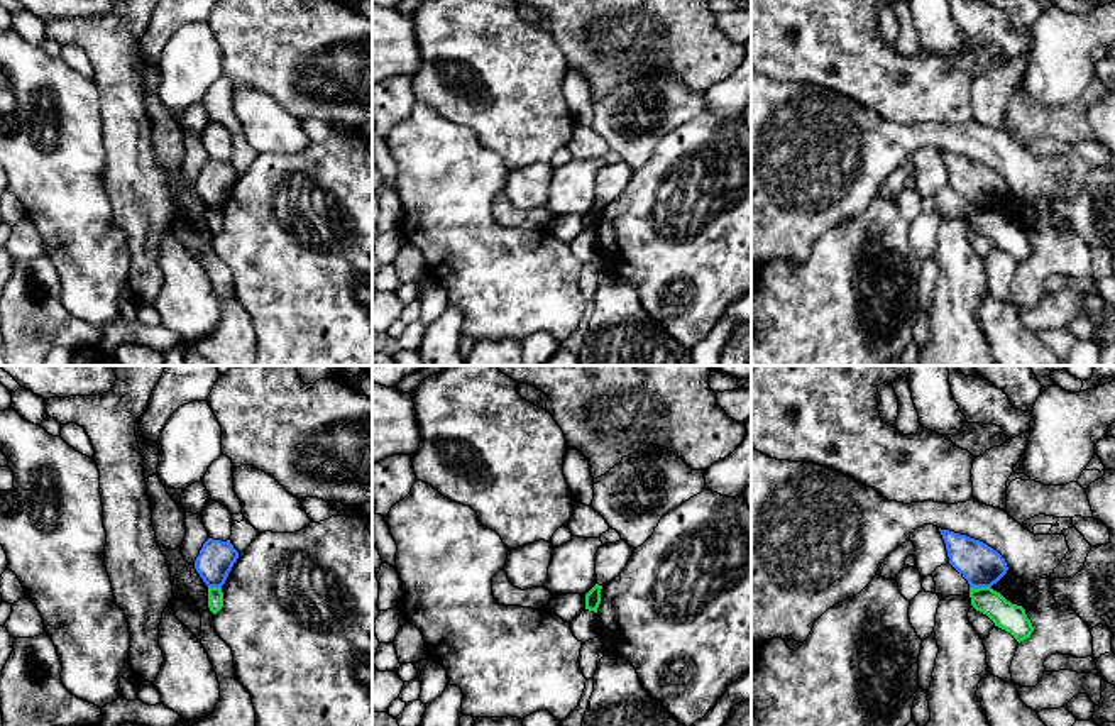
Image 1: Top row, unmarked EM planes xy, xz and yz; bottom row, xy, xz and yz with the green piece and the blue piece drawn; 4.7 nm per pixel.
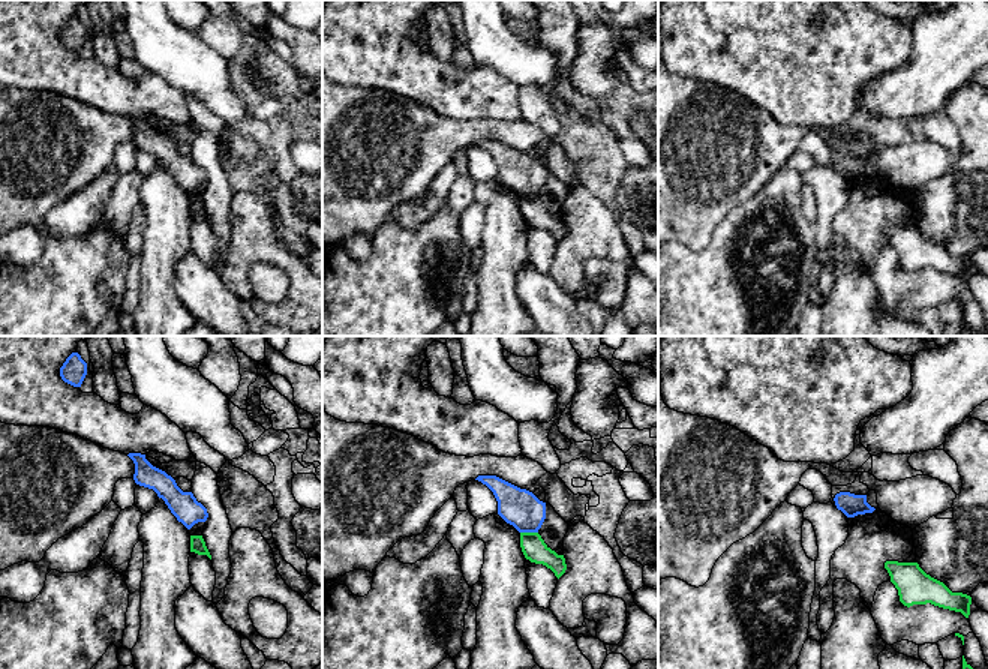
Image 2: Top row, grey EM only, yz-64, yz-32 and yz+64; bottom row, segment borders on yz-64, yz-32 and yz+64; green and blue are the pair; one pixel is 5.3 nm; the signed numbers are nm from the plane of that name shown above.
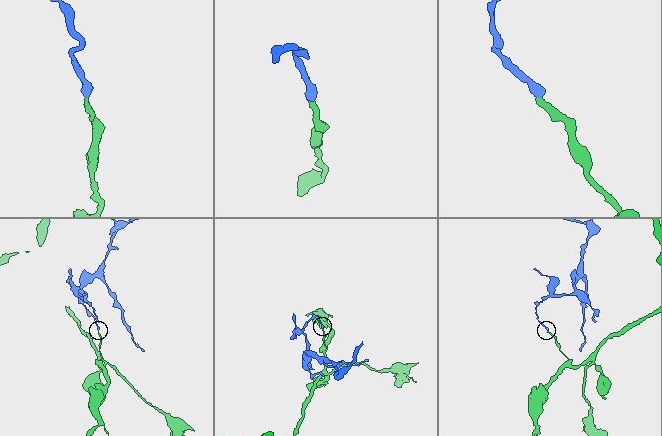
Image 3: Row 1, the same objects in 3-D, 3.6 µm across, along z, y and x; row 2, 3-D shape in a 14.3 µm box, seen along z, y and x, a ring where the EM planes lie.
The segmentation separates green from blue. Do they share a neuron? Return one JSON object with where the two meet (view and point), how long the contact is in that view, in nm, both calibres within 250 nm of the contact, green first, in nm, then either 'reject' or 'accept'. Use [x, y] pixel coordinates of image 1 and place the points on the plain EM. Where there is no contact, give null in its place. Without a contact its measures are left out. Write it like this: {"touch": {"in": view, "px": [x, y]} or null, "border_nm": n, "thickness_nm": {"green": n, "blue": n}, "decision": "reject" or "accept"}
{"touch": {"in": "yz", "px": [980, 208]}, "border_nm": 110, "thickness_nm": {"green": 140, "blue": 200}, "decision": "reject"}

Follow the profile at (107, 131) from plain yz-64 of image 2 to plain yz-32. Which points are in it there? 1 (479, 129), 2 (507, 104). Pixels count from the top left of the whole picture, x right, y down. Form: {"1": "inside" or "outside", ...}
{"1": "inside", "2": "outside"}

